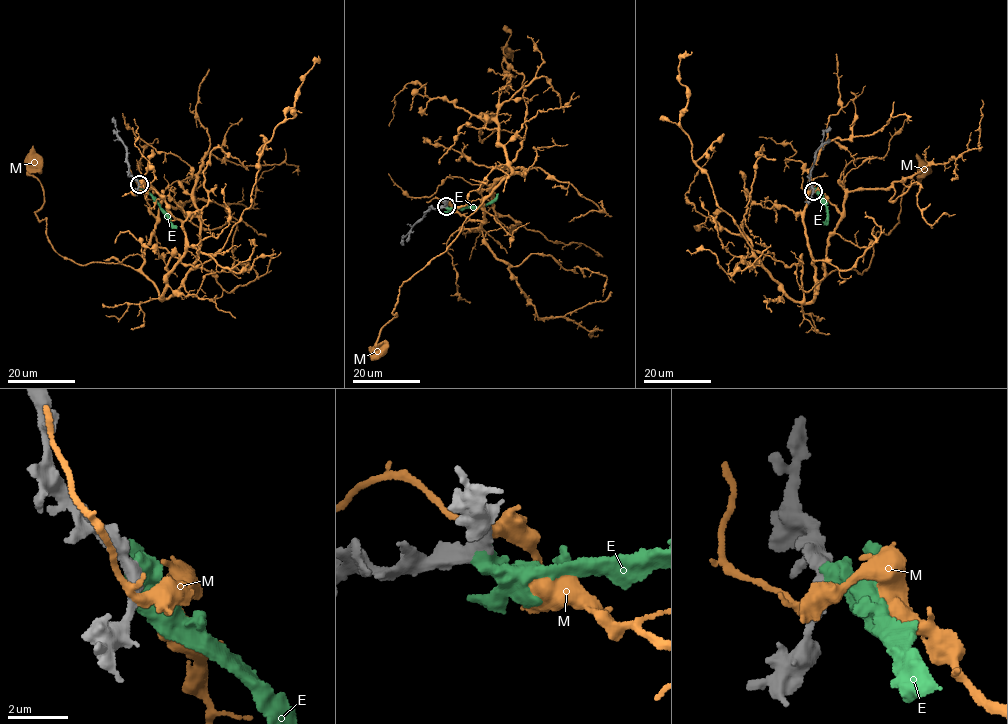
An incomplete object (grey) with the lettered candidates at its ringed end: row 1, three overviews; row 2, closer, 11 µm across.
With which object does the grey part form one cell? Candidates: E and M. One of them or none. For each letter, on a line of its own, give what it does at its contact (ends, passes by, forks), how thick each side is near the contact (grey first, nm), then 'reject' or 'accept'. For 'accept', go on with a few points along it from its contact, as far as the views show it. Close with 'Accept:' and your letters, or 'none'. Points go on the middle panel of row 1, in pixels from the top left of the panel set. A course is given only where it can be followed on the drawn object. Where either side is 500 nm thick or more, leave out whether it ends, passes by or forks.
E: it passes by | 420/460 nm | accept | via (445, 206), (488, 204), (498, 193)
M: it forks | 320/340 nm | reject
Accept: E

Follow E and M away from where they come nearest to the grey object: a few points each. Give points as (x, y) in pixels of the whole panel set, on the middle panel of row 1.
E: (445, 206), (488, 204), (498, 193)
M: (446, 205), (473, 220), (485, 218), (486, 197), (456, 239), (399, 287), (396, 316), (382, 328), (375, 354)

